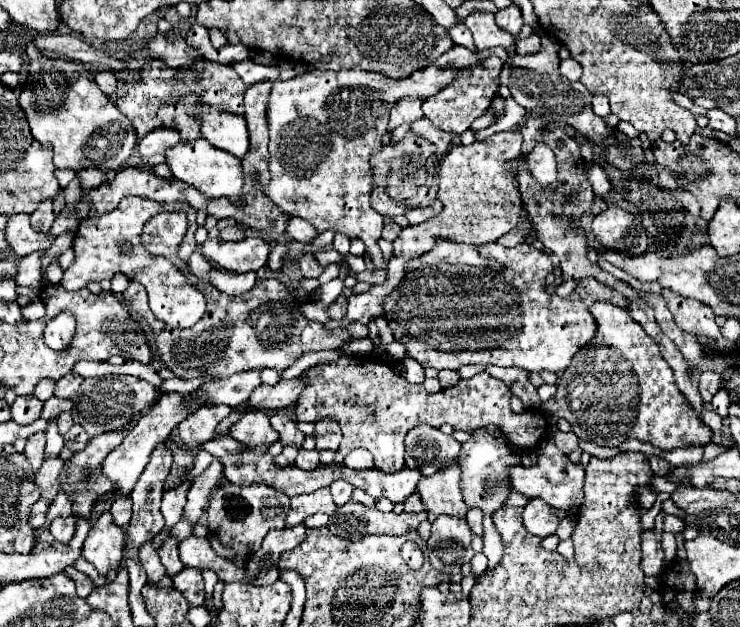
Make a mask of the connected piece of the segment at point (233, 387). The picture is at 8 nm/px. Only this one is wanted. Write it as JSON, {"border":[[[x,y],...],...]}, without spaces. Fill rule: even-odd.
{"border":[[[247,370],[217,382],[209,382],[201,390],[193,392],[193,396],[211,394],[209,404],[225,404],[225,406],[237,408],[237,406],[243,406],[243,402],[247,402],[247,398],[251,396],[251,390],[255,390],[259,384],[261,384],[259,370]]]}

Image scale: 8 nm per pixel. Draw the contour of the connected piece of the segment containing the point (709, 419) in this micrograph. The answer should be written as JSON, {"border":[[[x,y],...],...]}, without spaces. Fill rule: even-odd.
{"border":[[[705,410],[701,418],[703,418],[703,424],[705,424],[705,426],[709,426],[713,432],[715,432],[715,430],[721,430],[721,422],[723,422],[723,418],[721,418],[719,414],[715,414],[713,410],[711,410],[711,412],[707,412],[707,410]]]}

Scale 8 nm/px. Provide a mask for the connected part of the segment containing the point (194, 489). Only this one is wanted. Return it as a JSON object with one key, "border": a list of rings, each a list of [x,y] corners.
{"border":[[[213,458],[211,466],[205,468],[191,484],[189,492],[187,492],[187,504],[185,504],[185,512],[183,516],[189,522],[197,522],[203,514],[203,508],[209,502],[211,492],[215,490],[215,486],[219,484],[219,480],[223,480],[223,466],[219,466],[219,460]]]}

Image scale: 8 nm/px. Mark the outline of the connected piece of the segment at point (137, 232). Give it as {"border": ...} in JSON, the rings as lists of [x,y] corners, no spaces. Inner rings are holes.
{"border":[[[127,196],[119,202],[119,206],[113,212],[81,220],[73,242],[75,262],[65,270],[61,286],[67,290],[79,290],[79,288],[85,288],[89,282],[111,280],[119,272],[119,274],[125,274],[129,280],[139,280],[145,286],[153,314],[165,324],[171,324],[175,328],[189,328],[195,322],[199,322],[201,316],[205,314],[203,292],[198,291],[197,286],[189,278],[181,276],[181,270],[171,260],[163,256],[151,256],[147,250],[143,250],[143,244],[141,244],[141,228],[145,226],[145,222],[157,212],[175,212],[175,210],[183,210],[189,216],[189,232],[195,234],[197,210],[193,206],[189,206],[187,202],[159,204],[141,196]],[[139,206],[145,206],[145,208],[139,208]],[[139,210],[145,212],[145,216],[139,216]],[[121,242],[129,242],[131,252],[121,252]]]}

